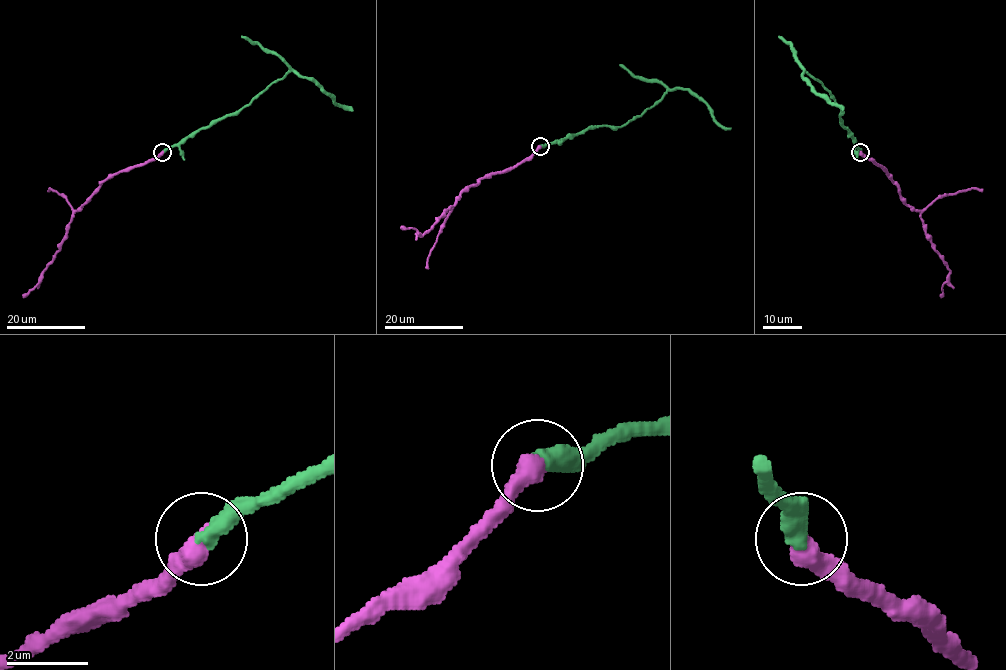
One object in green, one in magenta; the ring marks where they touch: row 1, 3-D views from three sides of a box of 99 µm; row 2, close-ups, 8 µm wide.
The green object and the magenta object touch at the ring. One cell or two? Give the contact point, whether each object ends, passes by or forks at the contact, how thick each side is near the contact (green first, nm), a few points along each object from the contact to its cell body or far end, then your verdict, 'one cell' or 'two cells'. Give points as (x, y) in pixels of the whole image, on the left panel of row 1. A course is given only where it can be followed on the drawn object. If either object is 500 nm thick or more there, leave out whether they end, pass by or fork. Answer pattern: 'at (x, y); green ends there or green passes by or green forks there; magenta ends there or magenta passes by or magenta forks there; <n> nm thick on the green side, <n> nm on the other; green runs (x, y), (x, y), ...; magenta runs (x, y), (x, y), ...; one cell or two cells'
at (162, 152); 440 nm thick on the green side, 550 nm on the other; green runs (161, 152), (200, 130), (236, 115), (290, 71), (311, 78), (338, 104), (352, 110); magenta runs (161, 152), (143, 165), (109, 175), (75, 212), (66, 237), (53, 261), (38, 283), (23, 297); one cell

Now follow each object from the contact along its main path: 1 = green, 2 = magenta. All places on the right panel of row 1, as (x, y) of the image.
1: (860, 152), (842, 124), (839, 105), (821, 83), (804, 71), (802, 78), (820, 96), (843, 110)
2: (860, 152), (886, 171), (898, 188), (900, 198), (920, 212), (927, 237), (949, 271), (941, 297)

